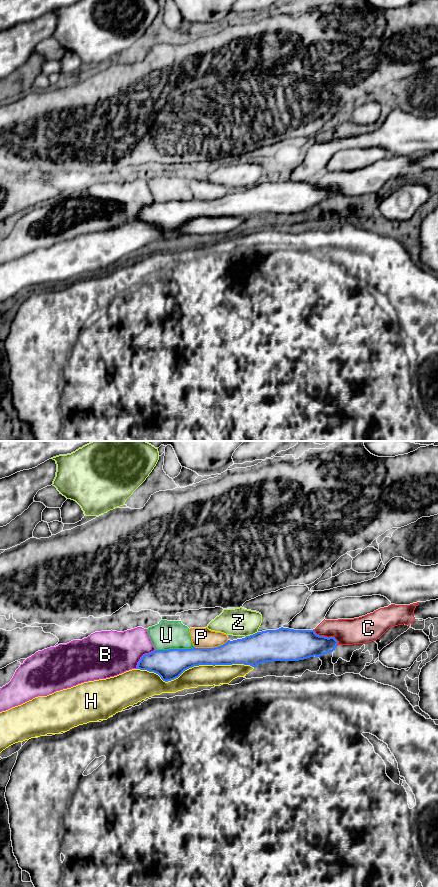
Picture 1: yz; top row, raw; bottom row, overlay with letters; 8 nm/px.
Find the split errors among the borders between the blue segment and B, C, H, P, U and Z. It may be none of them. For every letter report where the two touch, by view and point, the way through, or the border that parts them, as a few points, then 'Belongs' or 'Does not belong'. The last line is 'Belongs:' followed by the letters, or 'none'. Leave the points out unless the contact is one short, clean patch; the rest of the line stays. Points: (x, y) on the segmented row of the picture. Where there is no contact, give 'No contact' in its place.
B: Touches blue at yz (142, 656). Does not belong
C: Touches blue at yz (327, 637). Does not belong
H: Touches blue at yz (195, 665). Does not belong
P: Touches blue at yz (211, 648). Does not belong
U: Touches blue at yz (174, 649). Does not belong
Z: Touches blue at yz (251, 635). Boundary: yz (257, 631), (245, 637). Does not belong
Belongs: none

